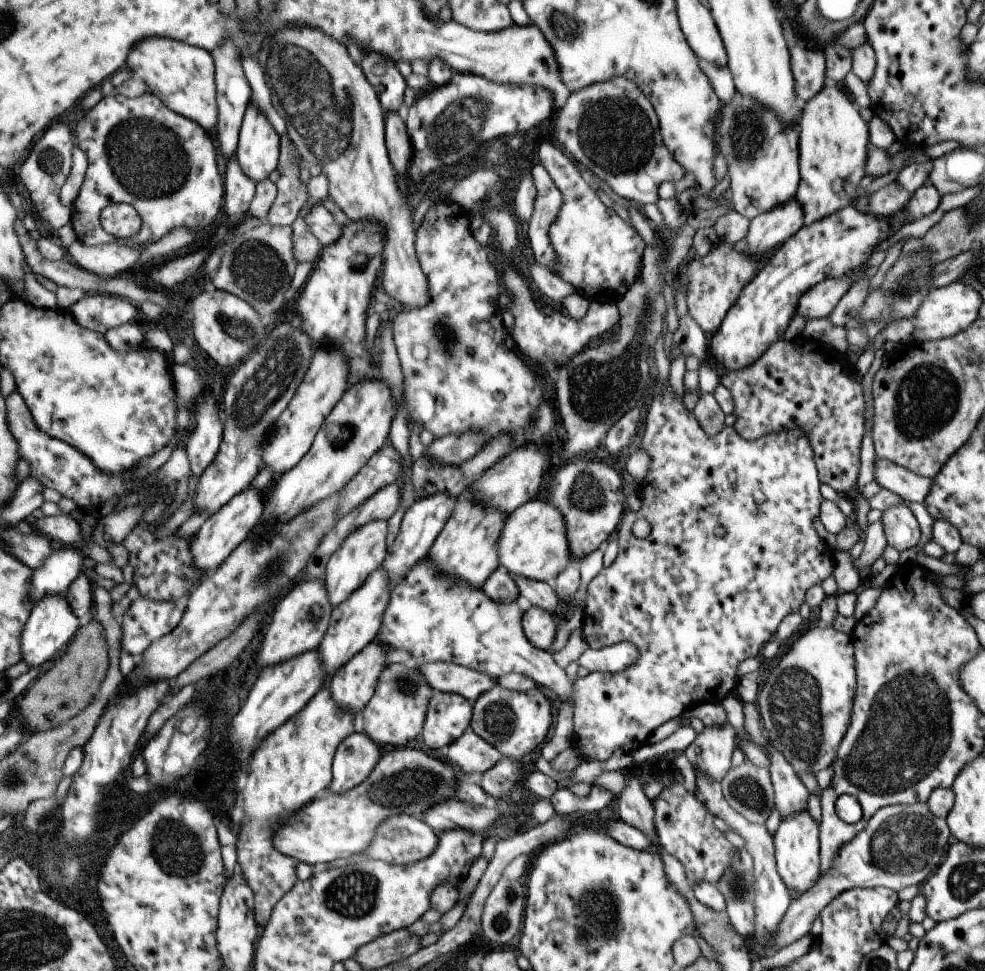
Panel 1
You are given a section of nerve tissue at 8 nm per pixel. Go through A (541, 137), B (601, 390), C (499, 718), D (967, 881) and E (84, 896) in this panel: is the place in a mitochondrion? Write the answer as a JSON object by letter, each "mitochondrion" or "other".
{"A":"other","B":"mitochondrion","C":"mitochondrion","D":"mitochondrion","E":"other"}

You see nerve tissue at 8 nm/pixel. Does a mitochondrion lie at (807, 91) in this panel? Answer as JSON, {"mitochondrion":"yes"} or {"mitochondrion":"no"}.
{"mitochondrion":"no"}

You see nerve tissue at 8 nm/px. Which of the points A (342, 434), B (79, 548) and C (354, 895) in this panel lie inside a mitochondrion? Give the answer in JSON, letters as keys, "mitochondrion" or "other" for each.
{"A":"mitochondrion","B":"other","C":"mitochondrion"}

